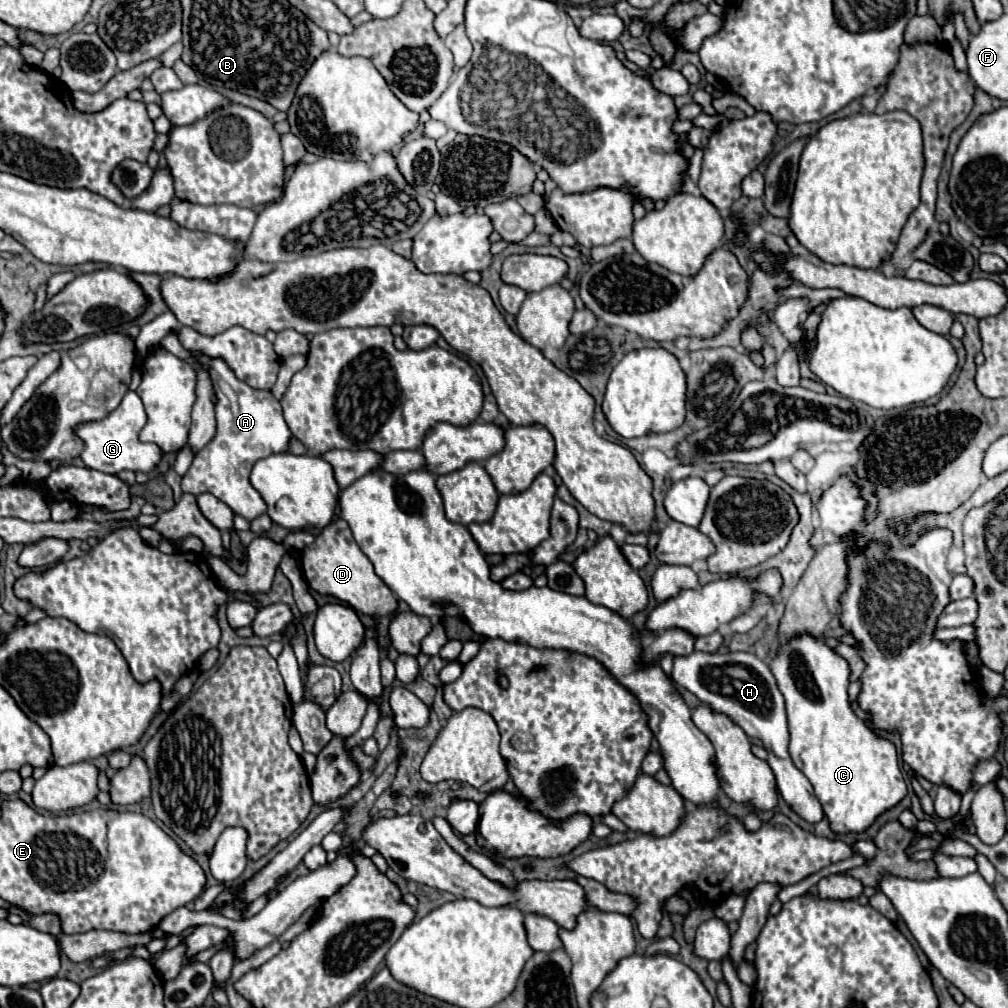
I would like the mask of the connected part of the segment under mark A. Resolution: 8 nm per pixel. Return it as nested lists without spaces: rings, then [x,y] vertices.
[[[191,352],[191,356],[195,356],[201,370],[209,374],[217,396],[217,436],[193,458],[189,472],[183,476],[181,488],[193,496],[209,492],[225,502],[235,514],[253,520],[267,508],[259,492],[249,484],[249,472],[259,458],[285,452],[285,444],[291,436],[291,430],[283,420],[281,402],[269,390],[255,390],[241,382],[223,358],[211,358],[203,352]]]

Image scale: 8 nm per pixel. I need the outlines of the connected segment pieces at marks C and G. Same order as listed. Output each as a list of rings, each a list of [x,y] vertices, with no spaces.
[[[809,632],[795,634],[791,638],[783,638],[775,656],[769,662],[773,676],[777,678],[777,686],[785,696],[787,720],[789,720],[789,754],[793,764],[807,776],[813,786],[817,800],[823,806],[825,816],[831,822],[833,832],[863,832],[873,820],[893,808],[905,794],[907,784],[899,768],[899,756],[895,744],[889,738],[879,736],[869,724],[865,724],[851,708],[849,702],[849,662],[839,656],[833,648],[825,644],[823,636],[813,636]]]
[[[127,392],[123,402],[109,416],[105,416],[103,420],[85,422],[85,424],[75,428],[75,434],[85,444],[85,448],[81,452],[81,460],[85,462],[85,466],[89,466],[93,470],[107,472],[107,474],[117,474],[121,470],[151,472],[161,458],[161,450],[157,448],[157,444],[139,442],[137,436],[139,436],[139,430],[143,426],[145,426],[143,402],[135,392]]]

